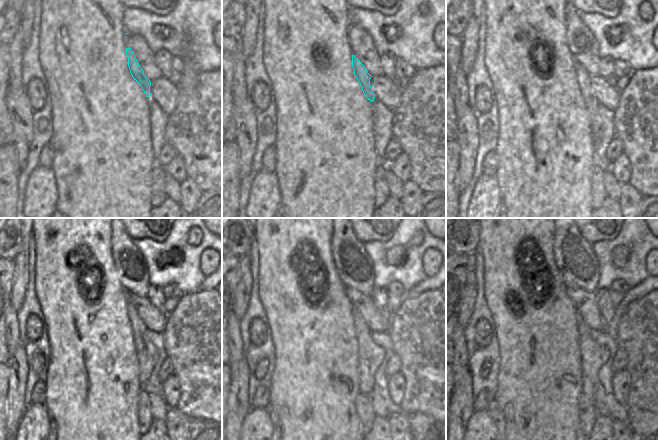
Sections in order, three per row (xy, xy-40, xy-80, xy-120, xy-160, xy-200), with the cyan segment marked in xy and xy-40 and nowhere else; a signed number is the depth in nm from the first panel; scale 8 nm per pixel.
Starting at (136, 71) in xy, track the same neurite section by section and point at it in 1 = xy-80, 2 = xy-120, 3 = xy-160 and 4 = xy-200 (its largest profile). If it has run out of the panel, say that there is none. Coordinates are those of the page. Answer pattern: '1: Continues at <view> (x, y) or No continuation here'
1: Continues at xy-80 (591, 103)
2: Continues at xy-120 (147, 354)
3: Continues at xy-160 (370, 355)
4: Continues at xy-200 (592, 355)

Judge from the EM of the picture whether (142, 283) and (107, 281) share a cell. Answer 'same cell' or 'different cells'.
different cells

